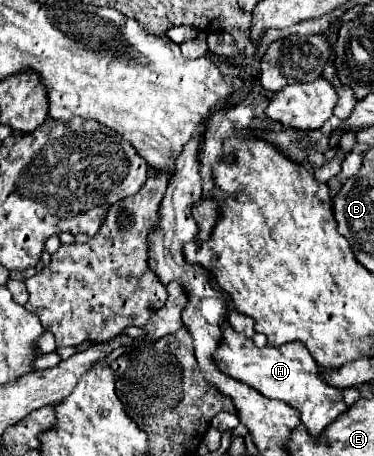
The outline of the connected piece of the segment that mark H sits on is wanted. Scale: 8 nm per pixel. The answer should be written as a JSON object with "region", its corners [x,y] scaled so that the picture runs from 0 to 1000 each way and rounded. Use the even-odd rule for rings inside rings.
{"region":[[[599,708],[594,748],[567,787],[599,822],[668,844],[717,875],[759,879],[781,897],[791,897],[807,914],[807,928],[824,936],[829,950],[840,950],[840,958],[850,958],[888,923],[898,923],[904,910],[930,897],[914,879],[914,857],[861,836],[845,792],[834,787],[818,757],[807,757],[802,748],[775,748],[749,761],[684,761],[674,743],[631,730],[610,708]]]}

